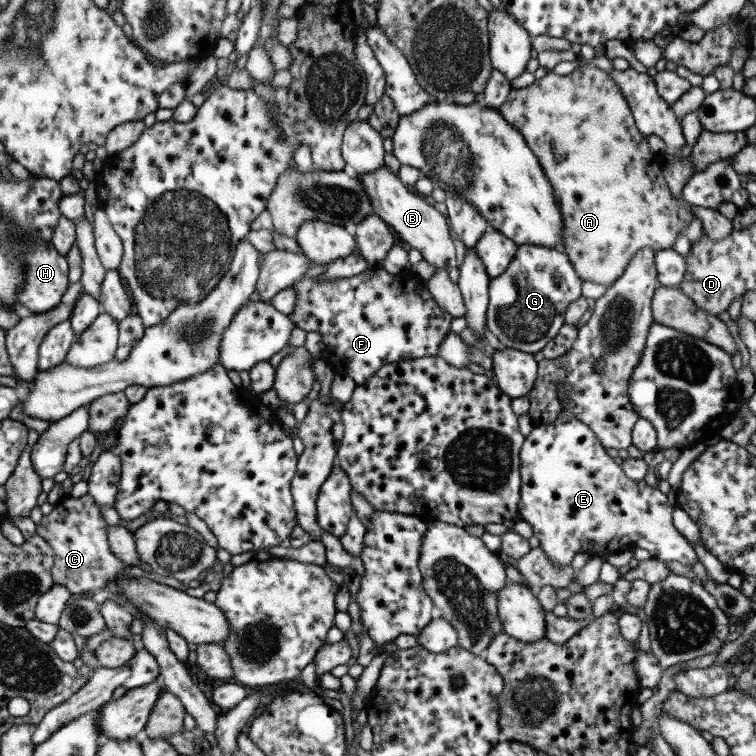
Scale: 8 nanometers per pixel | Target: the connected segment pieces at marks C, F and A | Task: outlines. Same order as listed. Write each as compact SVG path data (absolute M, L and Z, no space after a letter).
M88 494L78 498L62 498L53 505L52 511L43 515L35 525L35 533L53 549L50 568L53 584L64 586L73 597L89 595L96 588L104 588L107 581L127 570L123 561L109 551L105 525L107 524L97 505Z
M367 268L349 278L321 281L321 283L315 280L316 278L304 278L293 284L296 299L289 317L293 325L305 333L319 333L321 342L325 345L321 359L329 364L335 376L347 376L356 385L371 379L371 376L385 364L436 356L439 344L451 332L452 316L431 298L426 289L426 282L421 278L416 286L407 287L398 274L391 275L381 268Z
M591 64L579 65L571 73L564 76L547 71L543 77L535 79L528 86L519 89L511 88L503 104L498 106L497 112L507 121L507 124L523 136L526 145L537 157L539 166L542 168L547 182L551 185L555 202L558 204L559 212L562 216L562 248L559 249L567 255L575 274L582 281L606 285L612 283L621 276L629 259L640 248L649 247L652 251L671 248L675 238L677 238L677 234L684 232L689 222L693 220L694 212L692 208L694 206L687 203L681 195L674 197L667 188L664 177L659 170L660 165L657 163L657 154L649 150L646 137L641 135L635 128L634 118L625 97L605 71L599 70L599 68Z

